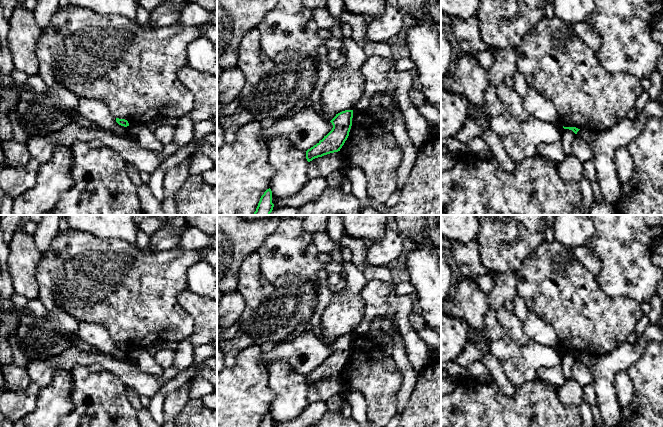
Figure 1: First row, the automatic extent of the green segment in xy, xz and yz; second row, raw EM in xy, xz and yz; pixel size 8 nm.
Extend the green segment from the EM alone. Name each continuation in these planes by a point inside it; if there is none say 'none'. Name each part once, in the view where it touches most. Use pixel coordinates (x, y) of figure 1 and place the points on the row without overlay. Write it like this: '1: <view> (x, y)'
none

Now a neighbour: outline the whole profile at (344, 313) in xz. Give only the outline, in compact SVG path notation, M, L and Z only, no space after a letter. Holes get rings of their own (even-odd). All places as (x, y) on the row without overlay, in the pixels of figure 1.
M344 262L343 270L344 288L332 294L320 318L319 336L327 341L345 334L353 334L364 317L364 302L360 297L360 292L368 280L352 262Z

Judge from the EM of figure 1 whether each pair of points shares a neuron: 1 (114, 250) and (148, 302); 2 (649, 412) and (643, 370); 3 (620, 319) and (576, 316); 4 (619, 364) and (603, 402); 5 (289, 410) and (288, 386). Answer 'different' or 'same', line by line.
1: same
2: same
3: same
4: same
5: same

